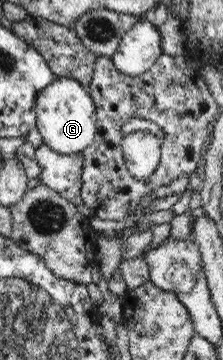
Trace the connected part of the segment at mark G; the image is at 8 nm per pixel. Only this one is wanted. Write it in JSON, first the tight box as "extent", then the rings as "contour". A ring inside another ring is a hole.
{"extent":[35,77,97,155],"contour":[[[57,77],[37,95],[35,125],[42,135],[43,145],[61,155],[82,153],[91,146],[97,133],[96,105],[77,80]]]}

